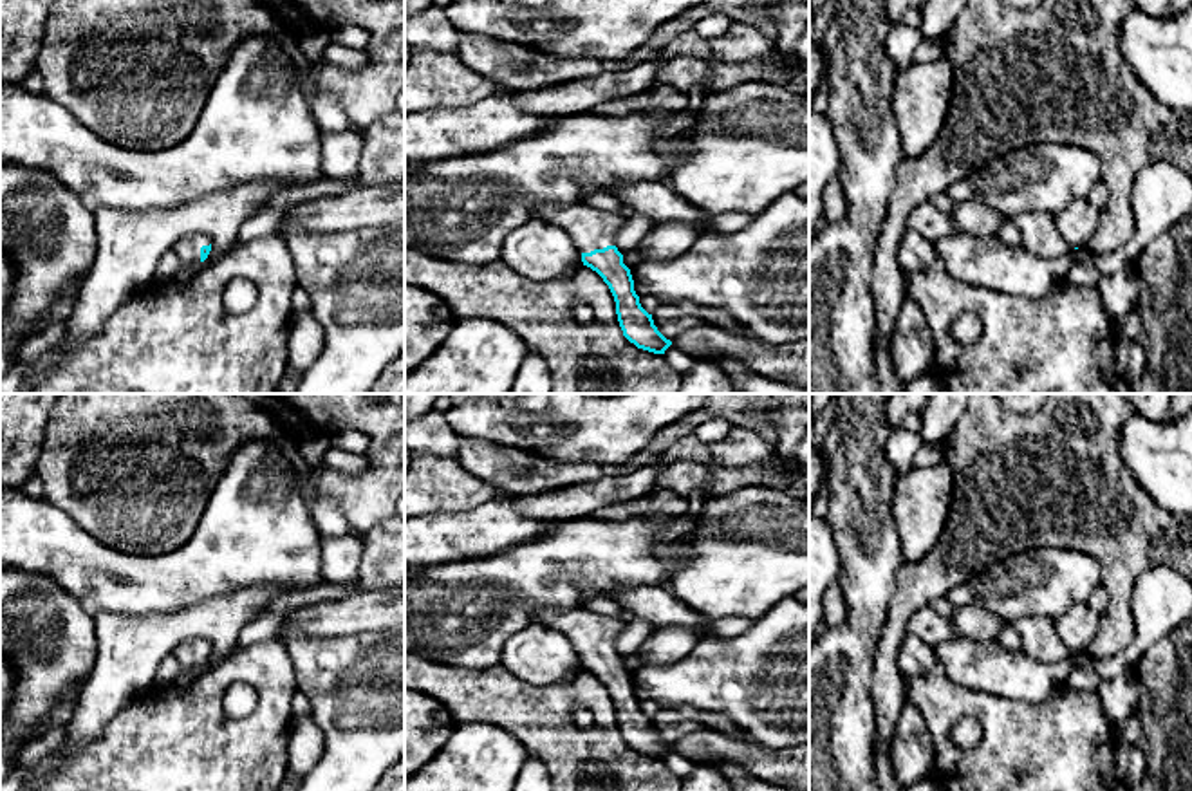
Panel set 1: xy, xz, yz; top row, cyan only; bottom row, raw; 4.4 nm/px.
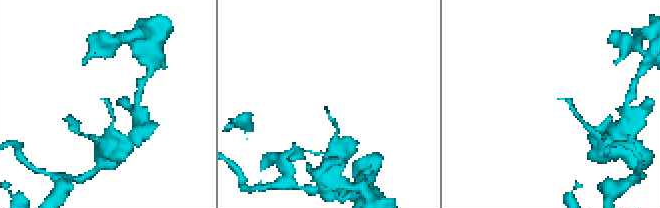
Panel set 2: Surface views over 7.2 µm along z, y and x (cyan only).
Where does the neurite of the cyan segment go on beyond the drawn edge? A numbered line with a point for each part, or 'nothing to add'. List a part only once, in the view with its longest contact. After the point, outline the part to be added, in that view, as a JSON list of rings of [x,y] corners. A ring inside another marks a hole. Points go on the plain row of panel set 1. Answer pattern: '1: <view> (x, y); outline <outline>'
1: xz (589, 632); outline [[[544,607],[531,623],[563,634],[578,650],[580,657],[616,650],[616,641],[627,630],[627,621],[596,614],[585,607],[563,612],[553,607]]]

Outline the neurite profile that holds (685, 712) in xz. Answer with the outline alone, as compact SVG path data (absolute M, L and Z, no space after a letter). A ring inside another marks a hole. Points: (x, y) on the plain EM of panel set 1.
M679 704L679 706L672 708L672 712L681 721L699 721L708 730L717 730L717 731L722 731L730 737L759 744L750 733L746 733L733 721L730 721L728 717L724 717L721 713L704 713L690 704Z

